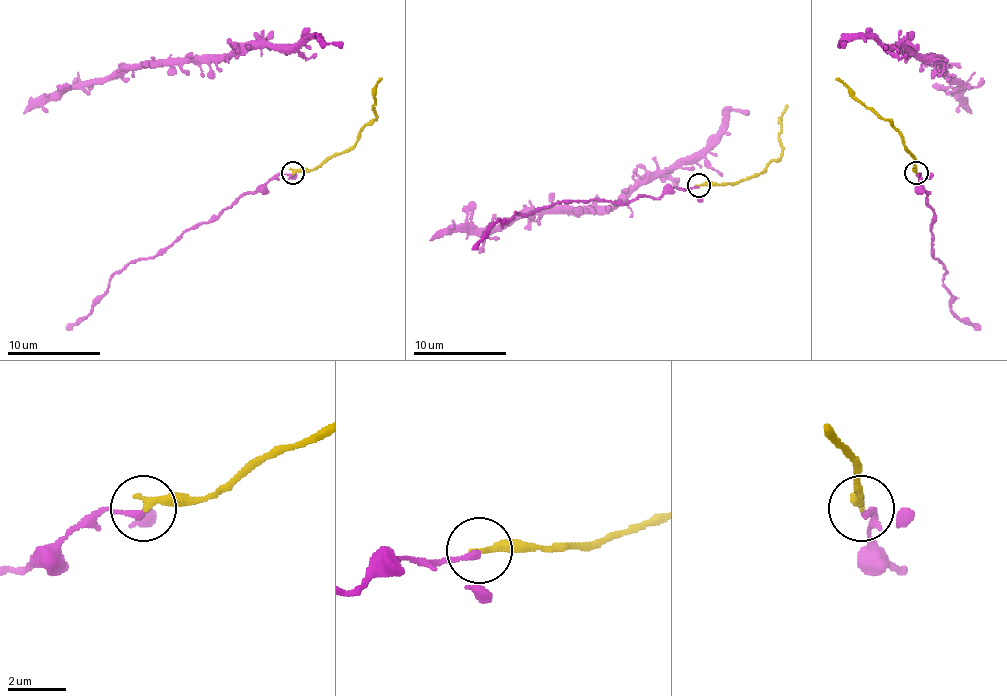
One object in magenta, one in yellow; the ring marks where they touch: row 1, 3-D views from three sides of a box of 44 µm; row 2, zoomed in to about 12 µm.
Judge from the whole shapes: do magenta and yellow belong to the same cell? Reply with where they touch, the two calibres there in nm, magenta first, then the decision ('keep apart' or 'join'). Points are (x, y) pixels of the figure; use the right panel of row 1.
place (916, 173); calibres 150 and 240 nm; join

